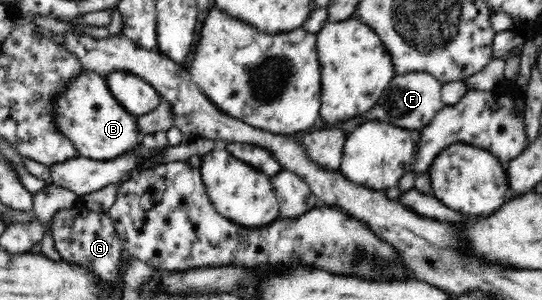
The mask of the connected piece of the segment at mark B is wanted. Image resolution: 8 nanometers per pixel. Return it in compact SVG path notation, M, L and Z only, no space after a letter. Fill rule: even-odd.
M83 71L72 78L63 93L54 98L54 117L57 128L78 149L80 157L95 161L118 158L140 146L141 131L137 126L137 116L126 111L108 89L103 75Z

